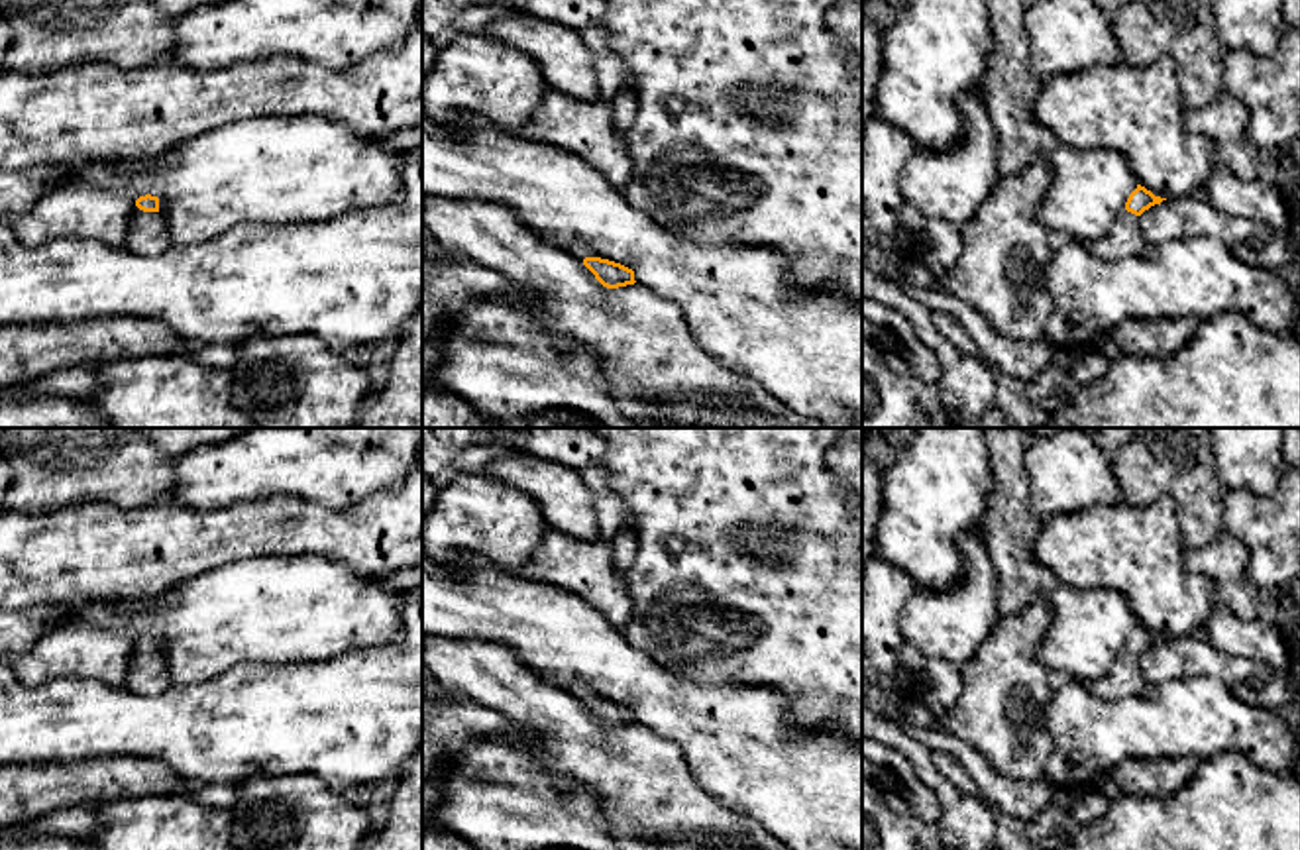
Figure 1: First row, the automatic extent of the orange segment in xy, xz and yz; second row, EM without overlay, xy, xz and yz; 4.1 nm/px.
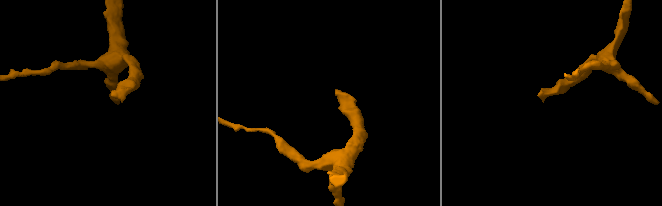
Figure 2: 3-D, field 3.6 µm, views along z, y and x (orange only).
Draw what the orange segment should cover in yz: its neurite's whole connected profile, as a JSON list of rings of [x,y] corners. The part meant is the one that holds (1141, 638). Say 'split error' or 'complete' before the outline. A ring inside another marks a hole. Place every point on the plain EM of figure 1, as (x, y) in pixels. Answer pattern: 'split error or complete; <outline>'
split error; [[[1137,624],[1125,642],[1125,650],[1117,656],[1113,667],[1104,677],[1078,681],[1102,699],[1141,695],[1147,689],[1147,681],[1141,675],[1137,658],[1163,640],[1166,638],[1155,636],[1145,626]]]

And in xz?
split error; [[[573,683],[568,687],[568,691],[581,699],[583,705],[595,715],[595,718],[607,728],[619,728],[636,722],[632,709],[609,699],[601,699],[585,683]]]

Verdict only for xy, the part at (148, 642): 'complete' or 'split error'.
split error

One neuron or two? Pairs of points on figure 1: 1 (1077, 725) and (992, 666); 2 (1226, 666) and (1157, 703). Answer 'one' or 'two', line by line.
1: two
2: two

